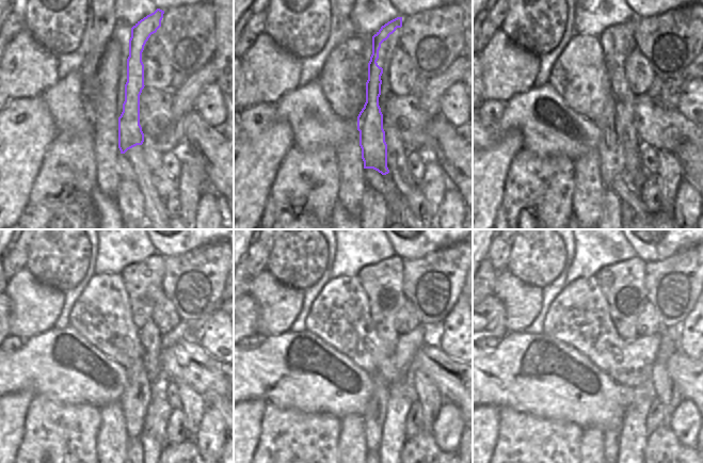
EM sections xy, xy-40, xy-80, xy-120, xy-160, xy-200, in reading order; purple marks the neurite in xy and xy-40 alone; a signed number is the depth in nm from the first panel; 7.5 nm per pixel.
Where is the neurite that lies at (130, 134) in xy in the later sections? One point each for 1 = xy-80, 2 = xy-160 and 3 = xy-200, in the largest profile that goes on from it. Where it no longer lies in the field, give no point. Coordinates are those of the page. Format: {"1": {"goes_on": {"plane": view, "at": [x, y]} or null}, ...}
{"1": {"goes_on": {"plane": "xy-80", "at": [611, 157]}}, "2": {"goes_on": {"plane": "xy-160", "at": [374, 414]}}, "3": {"goes_on": {"plane": "xy-200", "at": [611, 436]}}}

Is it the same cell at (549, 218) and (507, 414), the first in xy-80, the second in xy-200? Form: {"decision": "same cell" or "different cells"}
{"decision": "same cell"}

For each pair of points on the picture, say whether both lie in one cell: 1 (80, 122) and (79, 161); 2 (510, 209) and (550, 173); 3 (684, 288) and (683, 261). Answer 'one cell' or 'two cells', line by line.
1: two cells
2: one cell
3: one cell

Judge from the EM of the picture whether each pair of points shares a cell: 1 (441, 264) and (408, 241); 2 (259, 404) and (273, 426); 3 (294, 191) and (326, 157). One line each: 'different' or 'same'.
1: different
2: different
3: same

